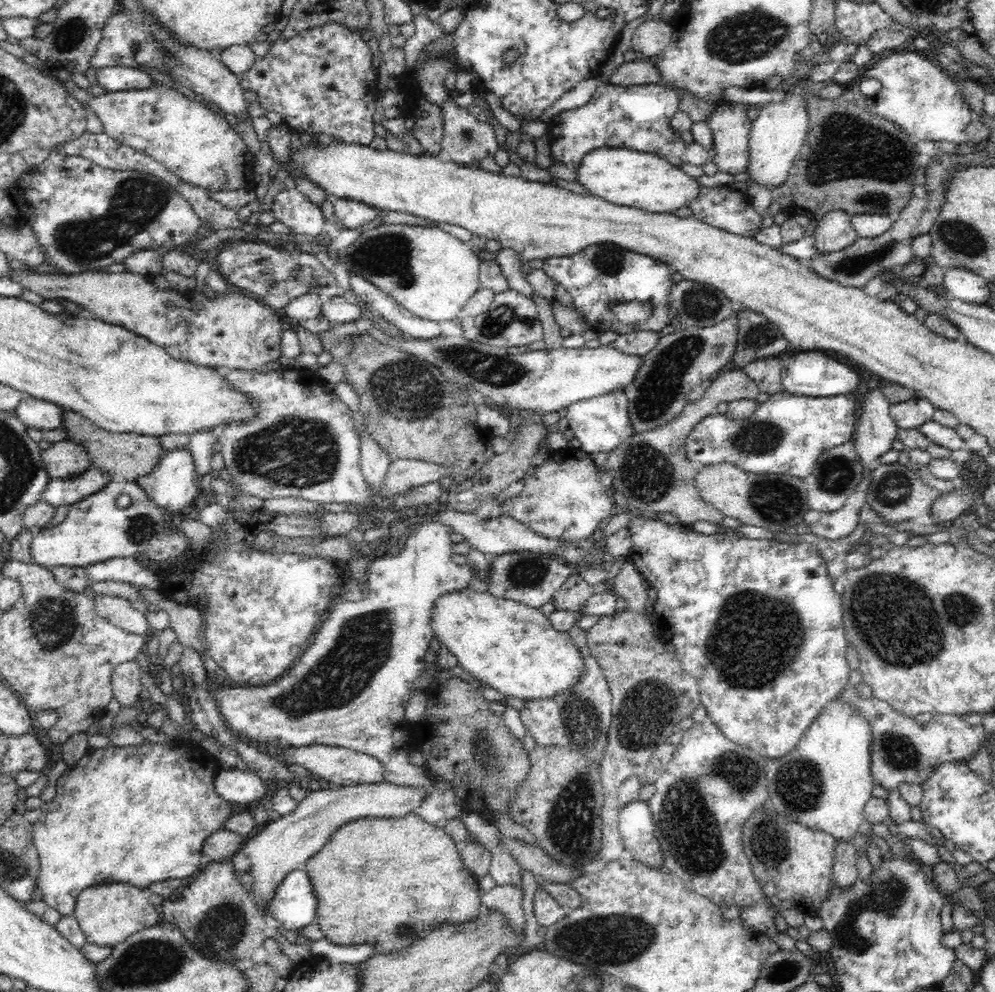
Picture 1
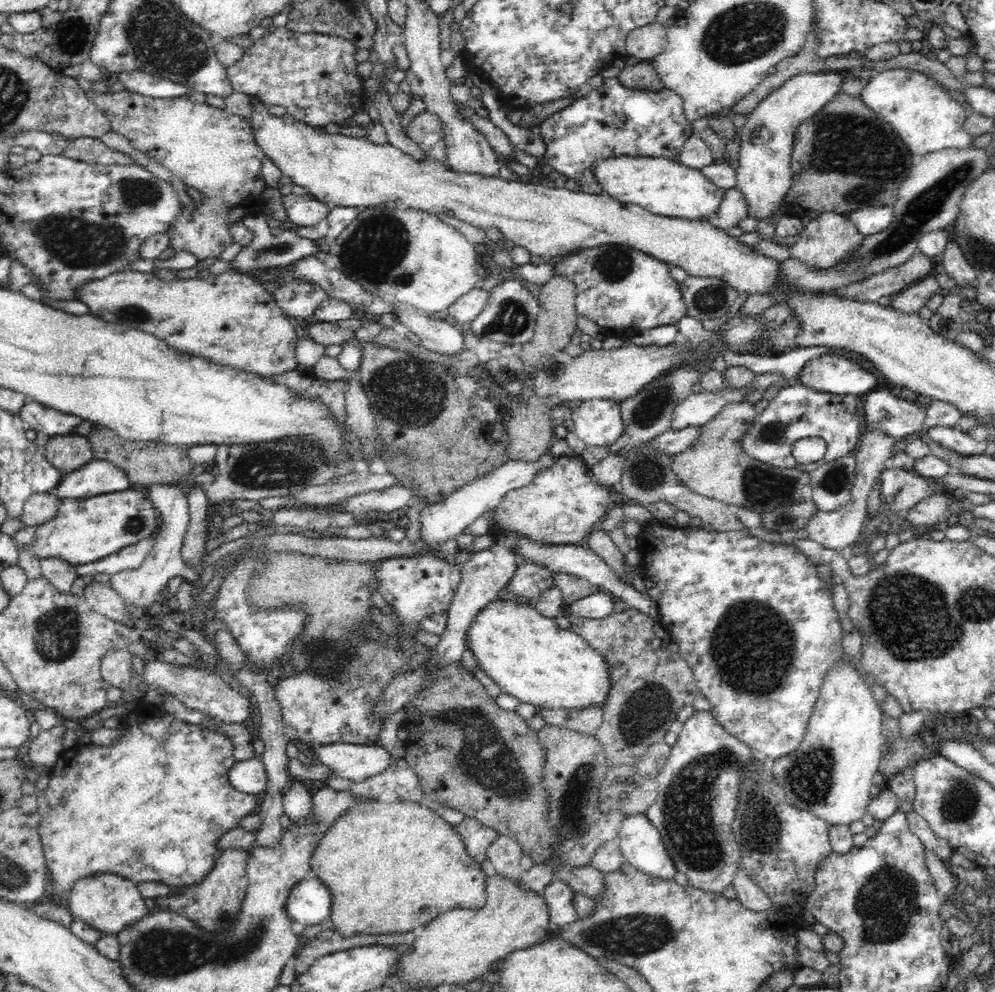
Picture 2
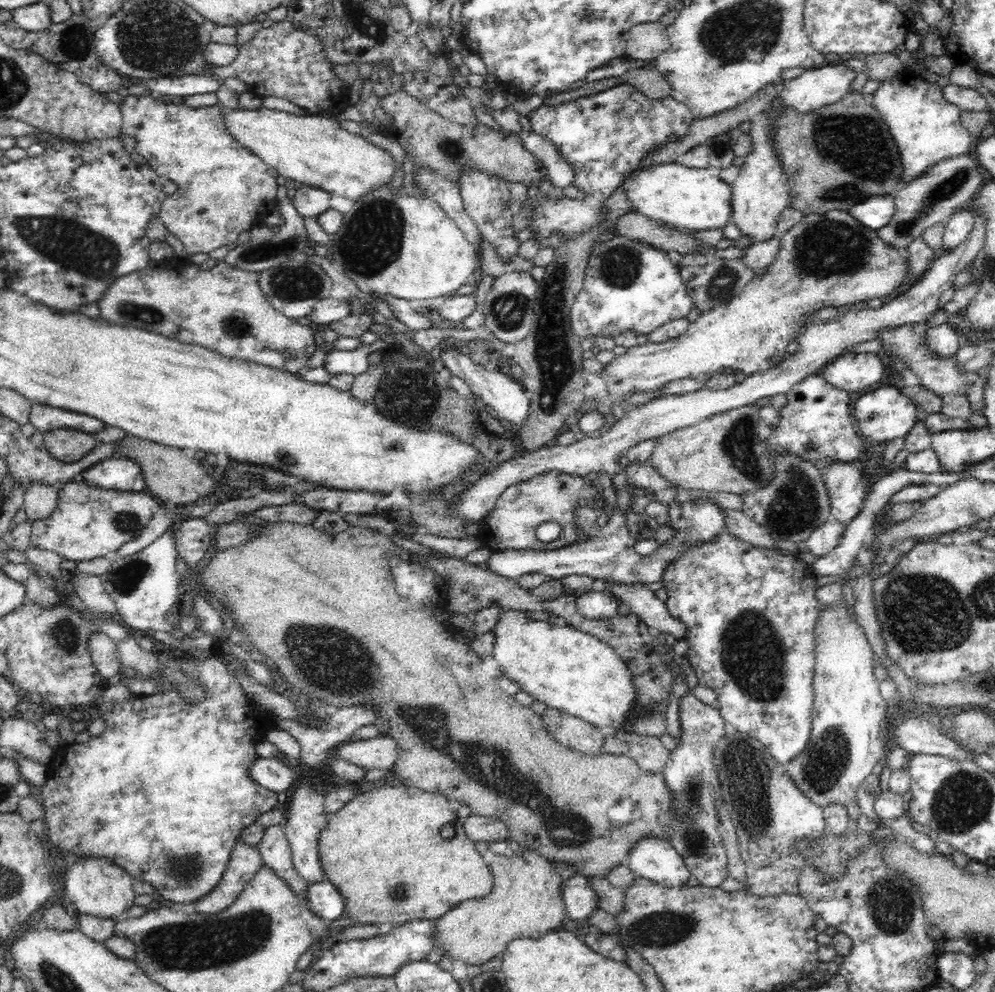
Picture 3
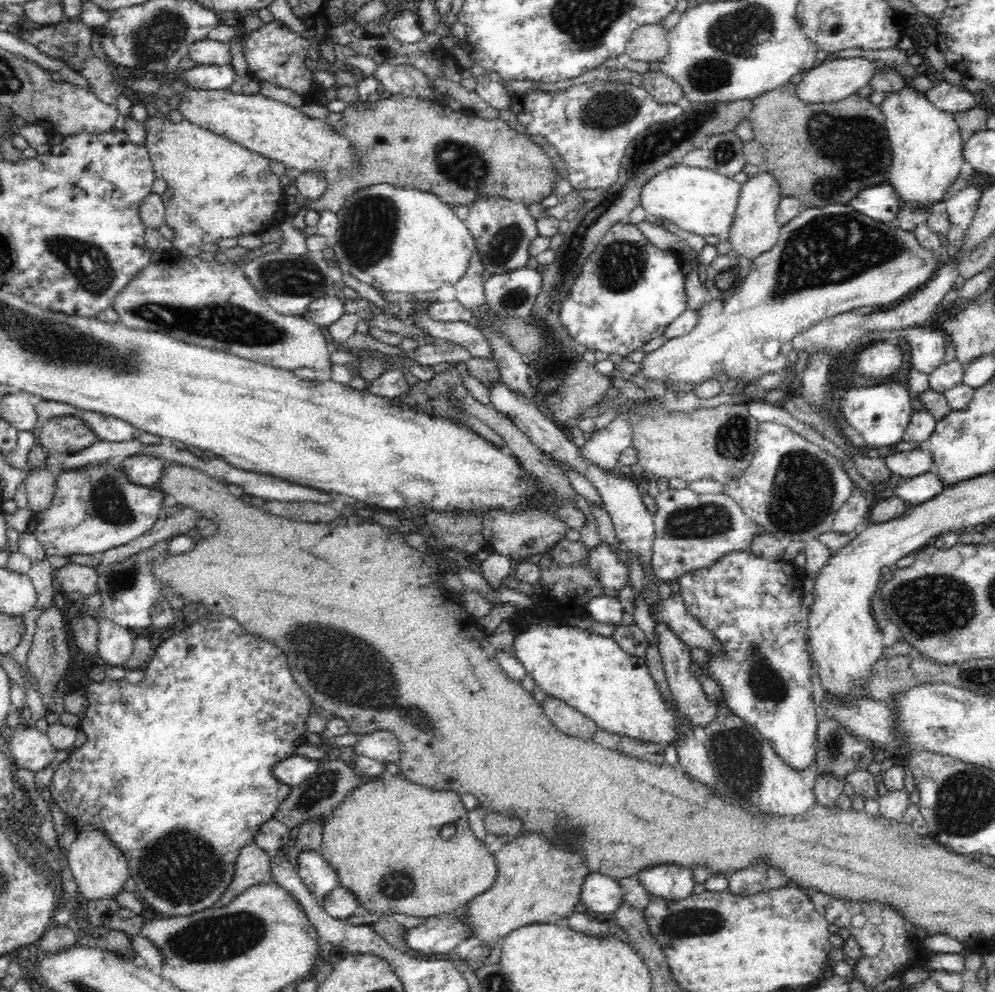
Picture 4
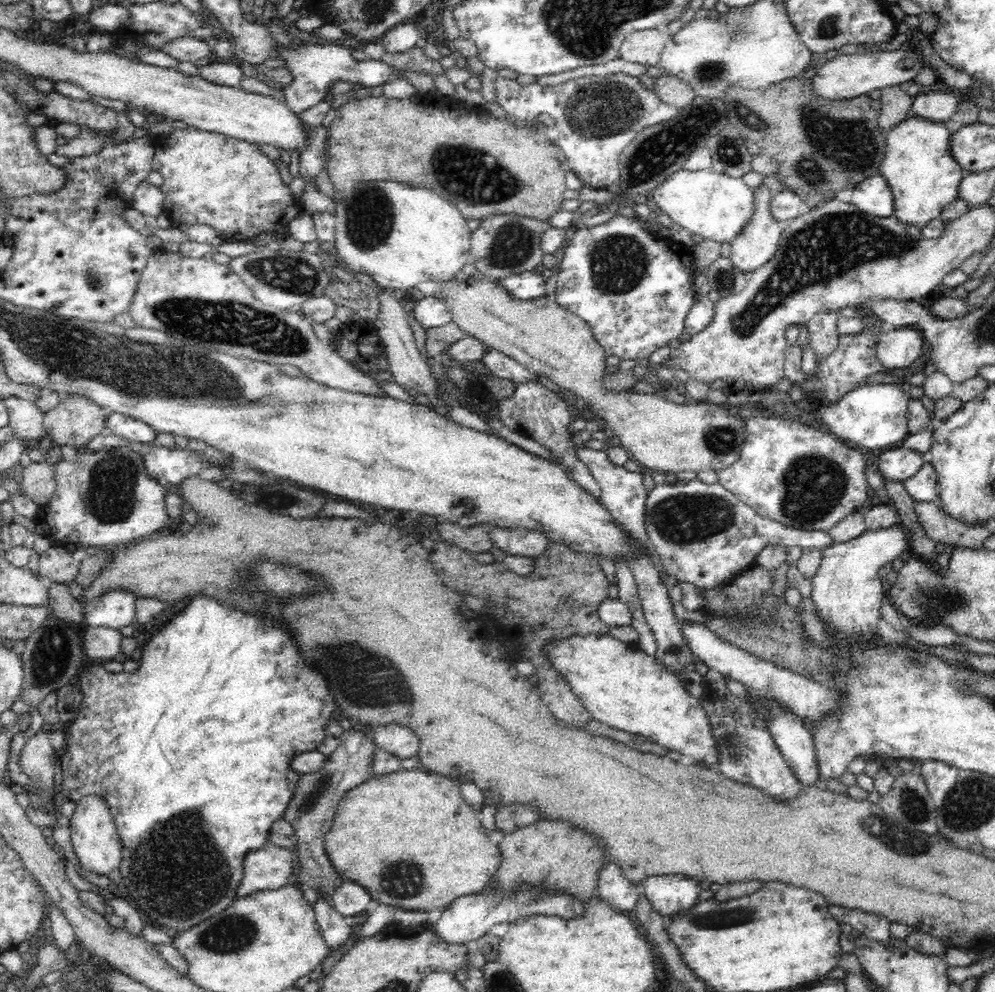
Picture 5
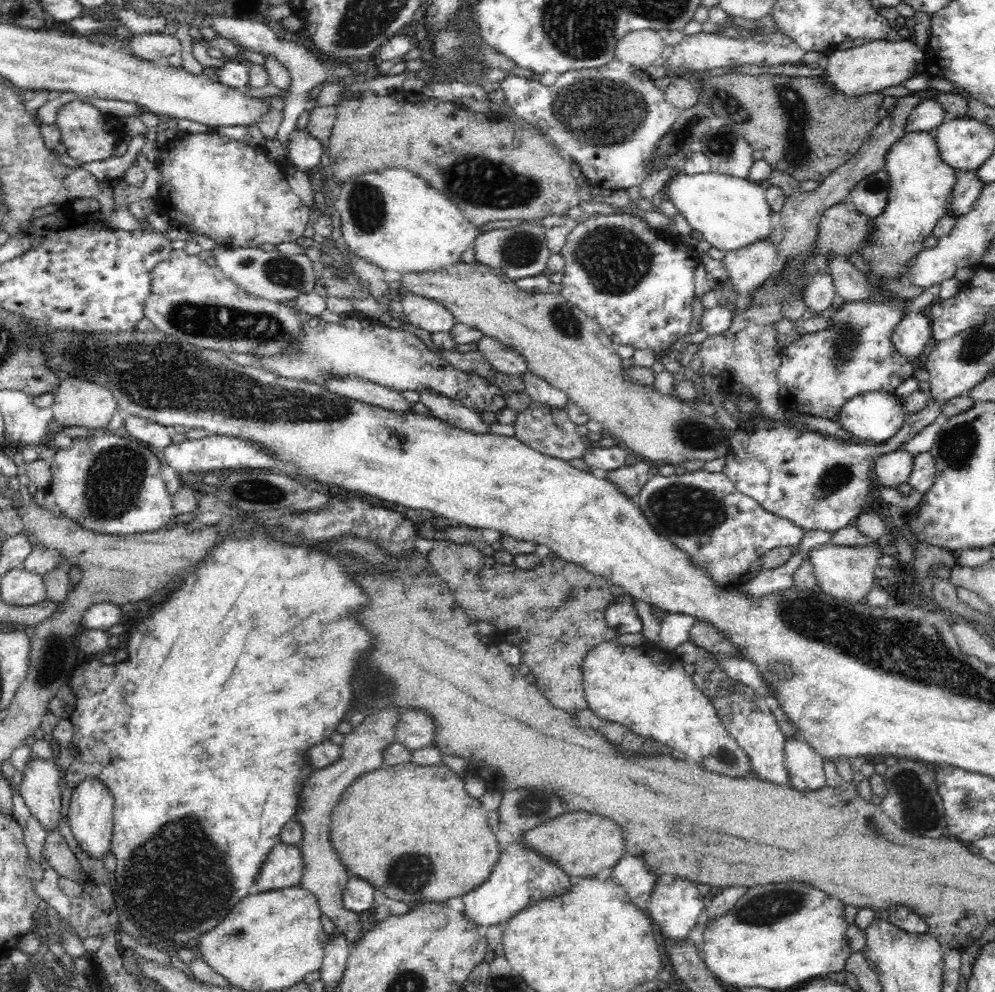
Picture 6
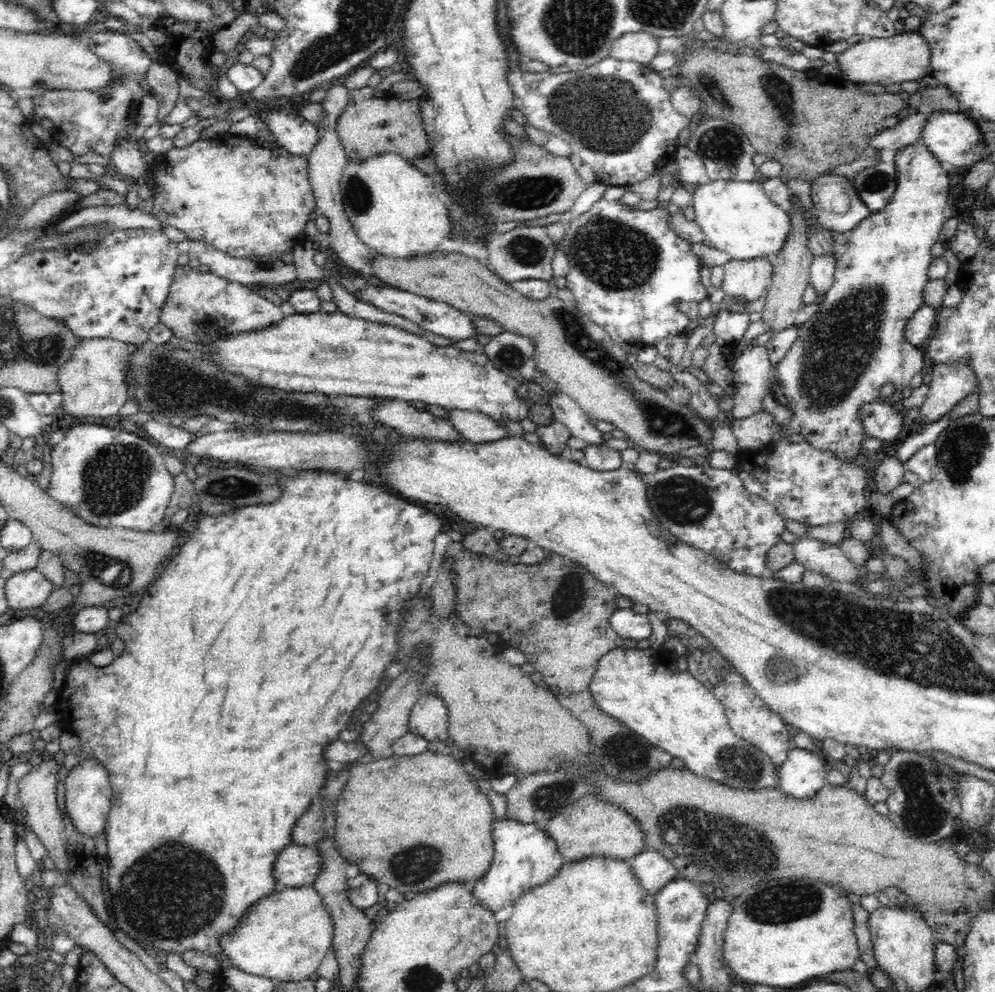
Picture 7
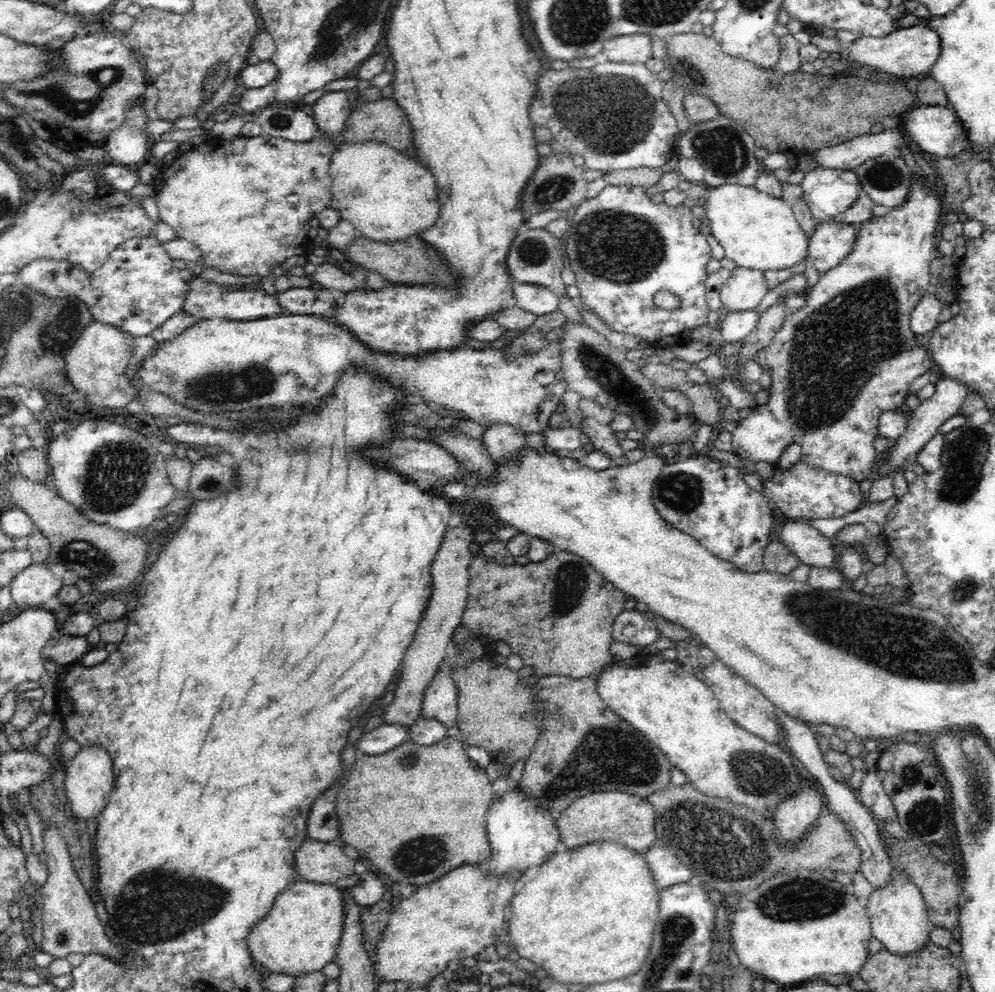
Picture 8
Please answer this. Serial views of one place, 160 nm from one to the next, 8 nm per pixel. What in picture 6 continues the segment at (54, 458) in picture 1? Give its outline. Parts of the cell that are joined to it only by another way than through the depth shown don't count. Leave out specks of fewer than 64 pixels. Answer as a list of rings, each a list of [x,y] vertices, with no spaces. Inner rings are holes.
[[[80,375],[62,376],[61,383],[54,393],[55,402],[52,404],[51,410],[54,420],[62,429],[74,425],[101,430],[118,412],[117,398],[114,398],[114,394],[110,392],[109,388],[103,384],[98,384],[97,380],[81,378]]]

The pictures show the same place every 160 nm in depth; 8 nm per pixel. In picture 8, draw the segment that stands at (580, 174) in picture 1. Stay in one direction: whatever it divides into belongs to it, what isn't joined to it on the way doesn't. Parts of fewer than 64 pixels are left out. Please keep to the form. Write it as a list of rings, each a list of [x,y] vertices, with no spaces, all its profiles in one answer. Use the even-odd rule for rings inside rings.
[[[721,184],[708,188],[705,192],[705,204],[701,212],[710,220],[711,234],[722,245],[725,257],[734,260],[738,267],[759,270],[784,270],[802,262],[809,256],[809,241],[805,231],[798,224],[793,210],[781,198],[772,198],[769,194],[760,192],[754,186],[739,184]]]

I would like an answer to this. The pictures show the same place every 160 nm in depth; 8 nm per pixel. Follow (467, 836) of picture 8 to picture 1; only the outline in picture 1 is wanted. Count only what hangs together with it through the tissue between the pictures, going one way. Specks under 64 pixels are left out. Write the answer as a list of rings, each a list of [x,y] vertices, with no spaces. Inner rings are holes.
[[[413,812],[398,818],[382,818],[381,816],[378,818],[356,818],[342,824],[338,830],[331,834],[331,837],[322,847],[322,851],[310,858],[305,866],[305,872],[308,874],[317,896],[318,922],[316,921],[314,924],[318,924],[326,939],[338,946],[369,944],[375,948],[376,953],[388,954],[388,952],[402,950],[404,947],[410,946],[411,943],[419,939],[419,936],[423,937],[429,928],[438,925],[438,922],[470,922],[471,919],[477,918],[482,908],[478,879],[470,871],[466,871],[461,854],[458,854],[455,840],[445,833],[443,825],[427,823]]]

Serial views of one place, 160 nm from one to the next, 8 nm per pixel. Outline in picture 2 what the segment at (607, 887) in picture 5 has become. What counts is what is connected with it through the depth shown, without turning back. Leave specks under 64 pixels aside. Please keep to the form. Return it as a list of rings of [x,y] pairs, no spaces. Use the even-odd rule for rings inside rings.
[[[555,879],[545,888],[546,903],[549,905],[551,921],[557,928],[578,920],[575,899],[576,892],[566,883]]]

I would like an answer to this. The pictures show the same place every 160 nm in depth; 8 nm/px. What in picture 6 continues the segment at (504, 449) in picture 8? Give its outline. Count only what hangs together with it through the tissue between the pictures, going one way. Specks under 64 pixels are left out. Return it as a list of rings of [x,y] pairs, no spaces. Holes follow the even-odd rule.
[[[420,393],[420,397],[420,403],[432,413],[432,417],[472,434],[490,434],[488,424],[482,421],[478,412],[432,393]]]

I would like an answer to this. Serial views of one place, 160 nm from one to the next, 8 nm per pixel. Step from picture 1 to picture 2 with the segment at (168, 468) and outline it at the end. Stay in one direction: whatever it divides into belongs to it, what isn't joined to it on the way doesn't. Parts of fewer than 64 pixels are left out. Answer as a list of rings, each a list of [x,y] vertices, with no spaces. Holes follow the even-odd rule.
[[[154,485],[146,487],[144,491],[153,502],[154,509],[160,510],[160,514],[164,516],[164,530],[160,530],[160,536],[157,536],[155,540],[156,544],[153,544],[152,550],[138,567],[127,567],[126,570],[119,571],[118,574],[112,574],[107,580],[110,581],[114,592],[126,601],[127,608],[134,604],[147,614],[156,610],[162,603],[160,591],[166,588],[170,578],[174,578],[178,574],[188,574],[188,565],[182,558],[181,546],[184,542],[184,532],[188,530],[191,519],[188,490],[183,490],[181,486]]]

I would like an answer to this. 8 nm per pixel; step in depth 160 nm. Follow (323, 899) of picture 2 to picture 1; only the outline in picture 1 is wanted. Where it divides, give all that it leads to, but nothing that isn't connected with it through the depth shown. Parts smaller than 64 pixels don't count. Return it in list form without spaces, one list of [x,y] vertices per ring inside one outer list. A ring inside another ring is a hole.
[[[305,871],[290,872],[276,892],[270,909],[284,928],[298,931],[317,920],[317,896]]]

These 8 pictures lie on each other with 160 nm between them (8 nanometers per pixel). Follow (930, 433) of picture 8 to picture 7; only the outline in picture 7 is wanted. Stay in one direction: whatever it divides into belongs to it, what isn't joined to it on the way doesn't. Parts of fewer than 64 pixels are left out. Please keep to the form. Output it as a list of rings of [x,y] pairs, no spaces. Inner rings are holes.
[[[935,364],[933,368],[929,392],[926,401],[920,407],[921,419],[915,423],[916,433],[922,433],[926,426],[946,417],[958,402],[977,388],[975,374],[963,364]]]

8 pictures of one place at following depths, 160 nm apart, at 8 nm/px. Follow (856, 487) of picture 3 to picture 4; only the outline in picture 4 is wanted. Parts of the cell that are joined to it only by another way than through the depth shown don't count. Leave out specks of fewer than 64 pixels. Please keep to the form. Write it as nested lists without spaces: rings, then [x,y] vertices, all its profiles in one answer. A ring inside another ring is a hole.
[[[859,488],[848,502],[836,514],[832,530],[839,533],[852,533],[862,529],[869,522],[870,506],[867,504],[863,491]]]

